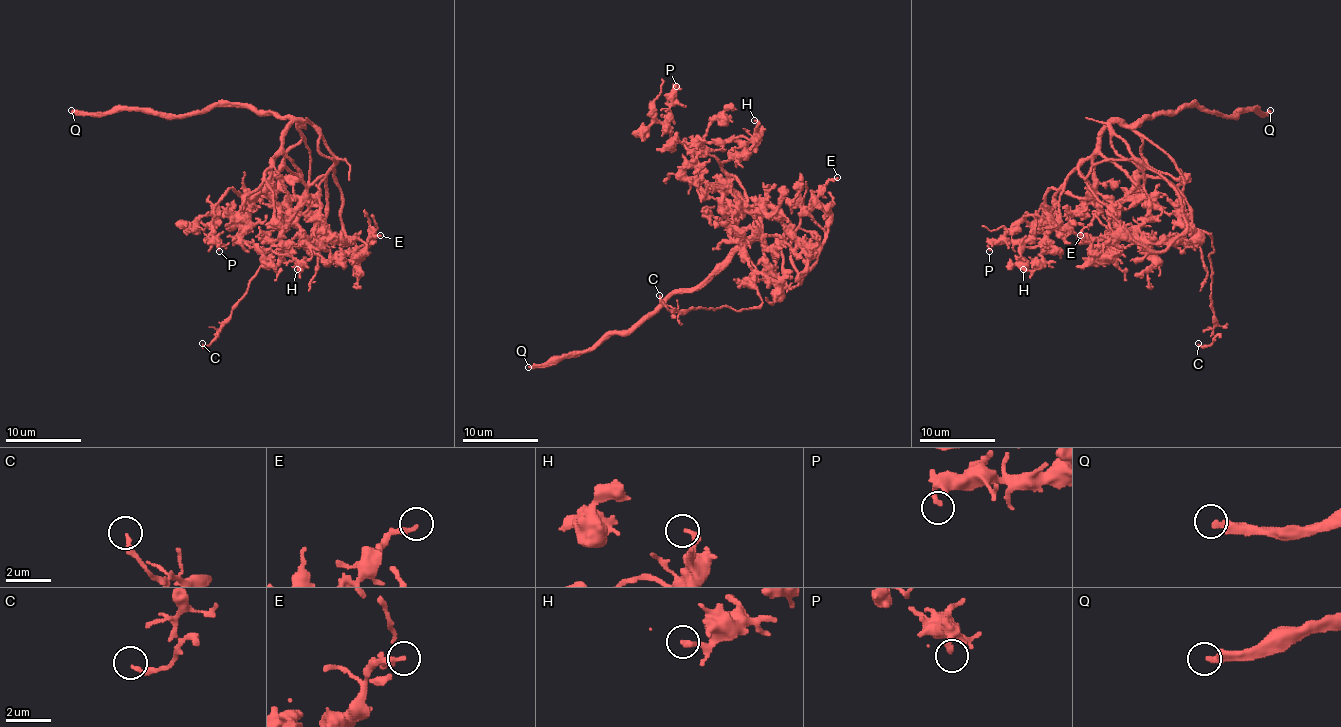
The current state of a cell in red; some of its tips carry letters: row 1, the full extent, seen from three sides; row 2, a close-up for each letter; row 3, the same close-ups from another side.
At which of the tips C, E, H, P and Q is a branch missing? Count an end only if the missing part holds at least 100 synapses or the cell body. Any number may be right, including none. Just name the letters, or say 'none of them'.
Q

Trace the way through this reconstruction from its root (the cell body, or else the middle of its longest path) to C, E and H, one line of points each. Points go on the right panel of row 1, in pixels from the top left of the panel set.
C: (1146, 141), (1152, 141), (1171, 160), (1182, 178), (1179, 216), (1211, 237), (1215, 340), (1209, 345), (1198, 343)
E: (1146, 141), (1116, 122), (1103, 131), (1093, 186), (1112, 205), (1116, 252), (1103, 262), (1108, 254), (1080, 235)
H: (1146, 141), (1131, 125), (1116, 122), (1103, 131), (1099, 146), (1054, 197), (1042, 258), (1023, 269)

